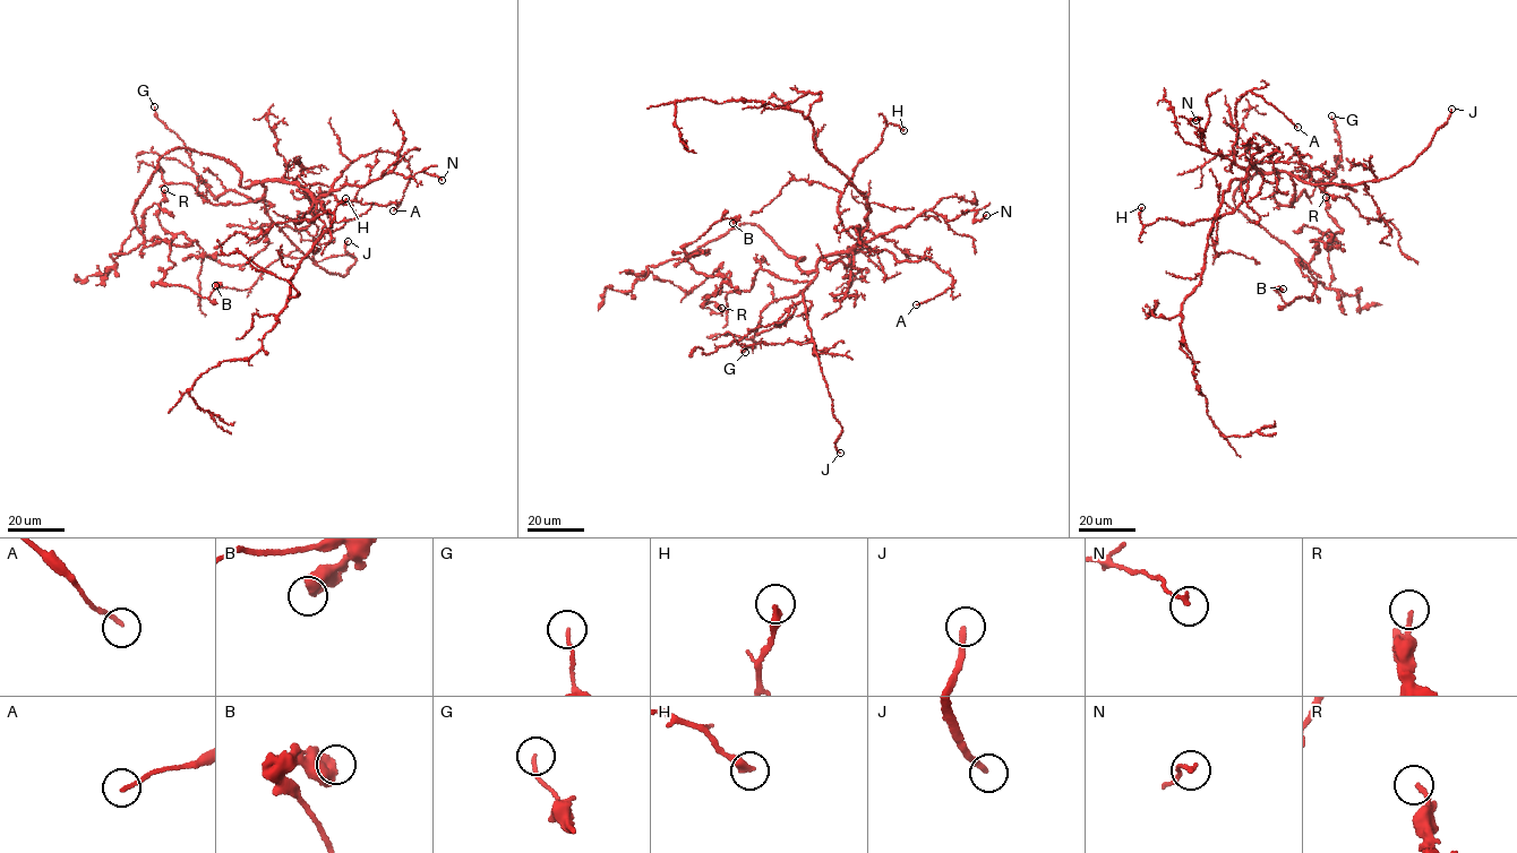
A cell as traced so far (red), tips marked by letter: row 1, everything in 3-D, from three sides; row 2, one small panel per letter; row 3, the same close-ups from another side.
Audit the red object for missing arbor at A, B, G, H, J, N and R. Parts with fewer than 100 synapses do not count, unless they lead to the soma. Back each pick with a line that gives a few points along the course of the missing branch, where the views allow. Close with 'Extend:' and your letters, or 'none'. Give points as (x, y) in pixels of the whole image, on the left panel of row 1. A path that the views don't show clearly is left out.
J: missing branch runs (348, 241), (349, 231), (340, 223), (332, 222), (331, 225)
Extend: J

